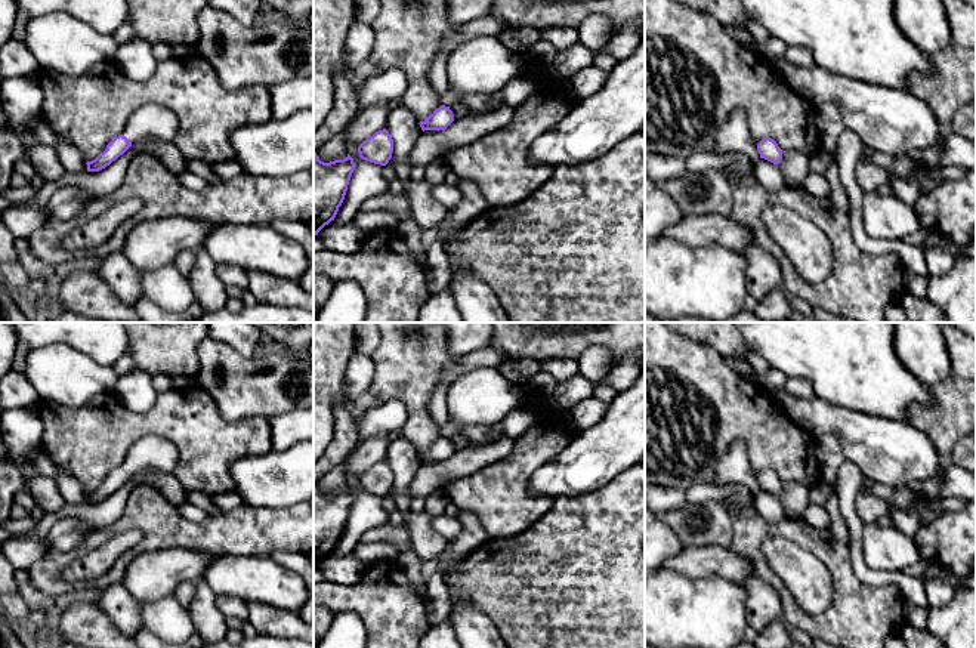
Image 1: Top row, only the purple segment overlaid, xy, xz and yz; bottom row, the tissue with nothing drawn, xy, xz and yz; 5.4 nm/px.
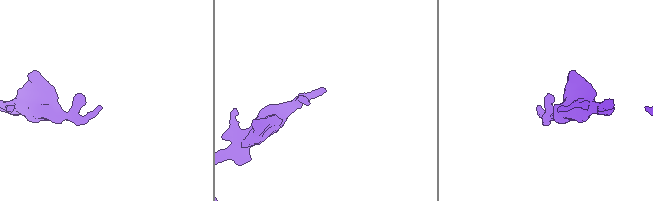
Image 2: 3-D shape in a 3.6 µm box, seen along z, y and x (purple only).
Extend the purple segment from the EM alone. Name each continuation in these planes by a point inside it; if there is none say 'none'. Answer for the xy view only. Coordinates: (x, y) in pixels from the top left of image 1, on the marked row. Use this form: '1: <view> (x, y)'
1: xy (150, 120)

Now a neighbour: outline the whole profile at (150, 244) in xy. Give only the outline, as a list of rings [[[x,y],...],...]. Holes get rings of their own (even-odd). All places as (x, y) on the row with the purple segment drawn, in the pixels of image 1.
[[[161,217],[136,223],[127,234],[123,254],[139,271],[176,262],[183,250],[198,250],[214,223],[192,217]]]

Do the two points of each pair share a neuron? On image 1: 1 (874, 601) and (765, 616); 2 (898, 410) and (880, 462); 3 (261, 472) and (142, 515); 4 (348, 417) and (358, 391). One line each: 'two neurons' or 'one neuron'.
1: two neurons
2: two neurons
3: two neurons
4: two neurons

